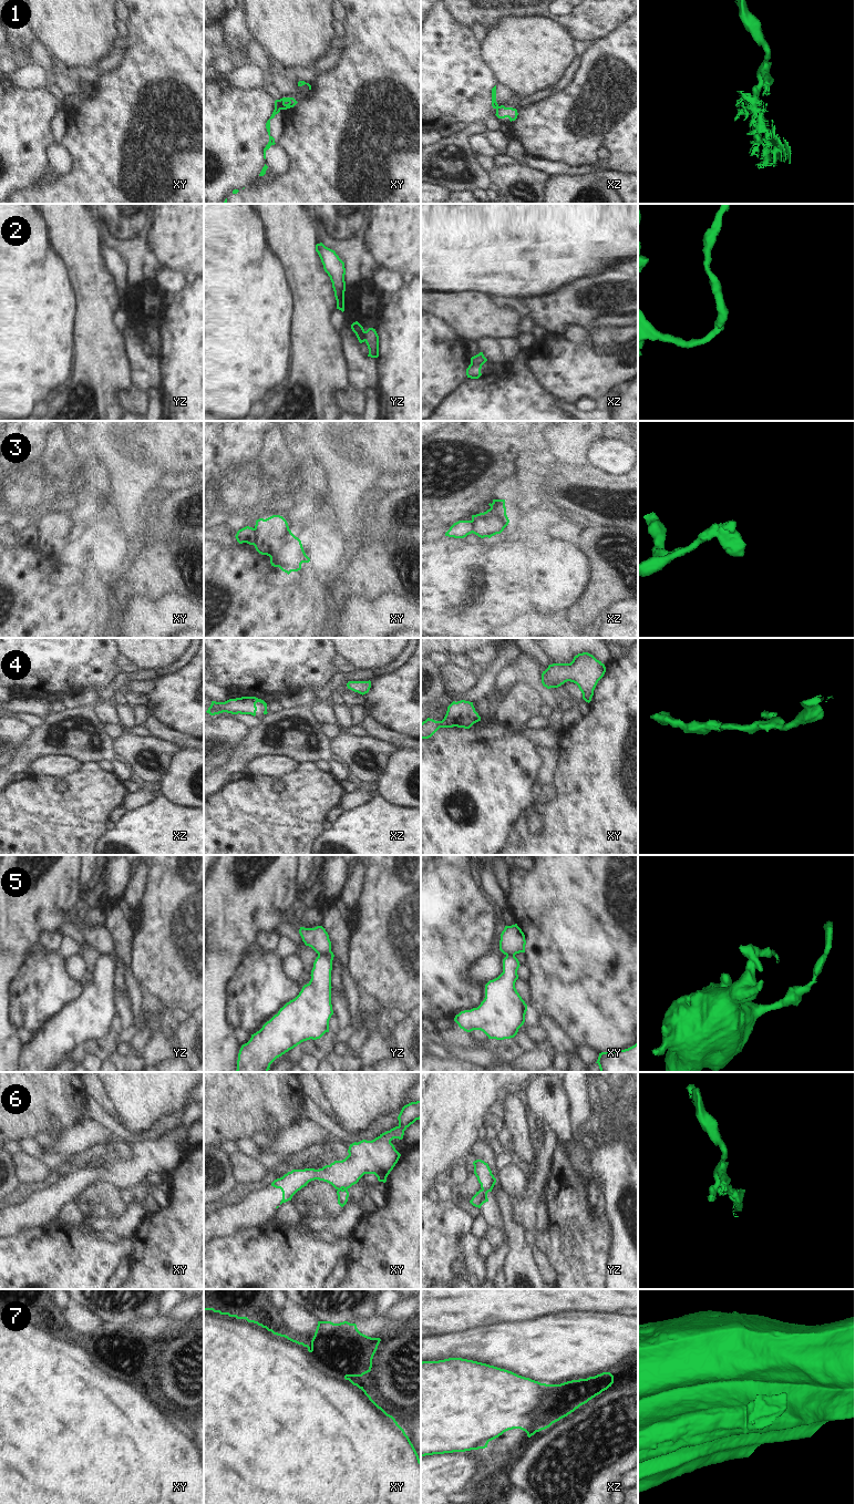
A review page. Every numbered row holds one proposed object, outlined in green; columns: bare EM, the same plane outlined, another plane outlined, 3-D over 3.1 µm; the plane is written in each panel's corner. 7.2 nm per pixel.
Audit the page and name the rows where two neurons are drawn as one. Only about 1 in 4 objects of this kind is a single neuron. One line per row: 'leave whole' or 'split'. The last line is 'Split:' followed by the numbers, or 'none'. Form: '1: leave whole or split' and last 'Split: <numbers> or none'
1: split
2: split
3: split
4: leave whole
5: split
6: split
7: split
Split: 1, 2, 3, 5, 6, 7

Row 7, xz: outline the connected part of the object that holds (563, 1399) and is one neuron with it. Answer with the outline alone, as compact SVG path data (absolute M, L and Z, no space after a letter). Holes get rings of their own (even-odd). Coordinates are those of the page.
M602 1372L587 1379L571 1380L560 1384L542 1385L547 1390L547 1398L538 1410L535 1431L539 1432L567 1417L580 1405L607 1390L614 1383L610 1372Z

